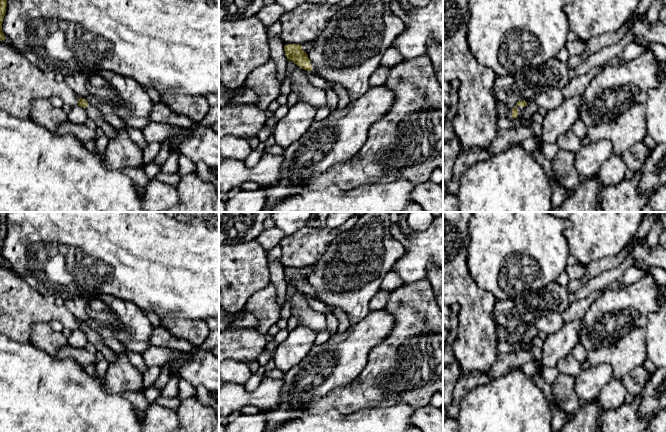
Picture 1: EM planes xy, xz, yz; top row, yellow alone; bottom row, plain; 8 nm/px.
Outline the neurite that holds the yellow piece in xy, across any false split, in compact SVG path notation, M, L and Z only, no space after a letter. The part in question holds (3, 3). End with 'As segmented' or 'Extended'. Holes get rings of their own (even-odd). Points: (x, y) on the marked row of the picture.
M0 0L0 41L6 39L2 31L2 22L6 13L6 7L7 7L7 0Z. As segmented

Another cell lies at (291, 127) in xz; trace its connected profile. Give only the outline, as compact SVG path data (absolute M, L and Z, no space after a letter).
M299 101L289 108L286 116L279 119L273 131L275 144L286 149L302 137L314 122L318 108Z

